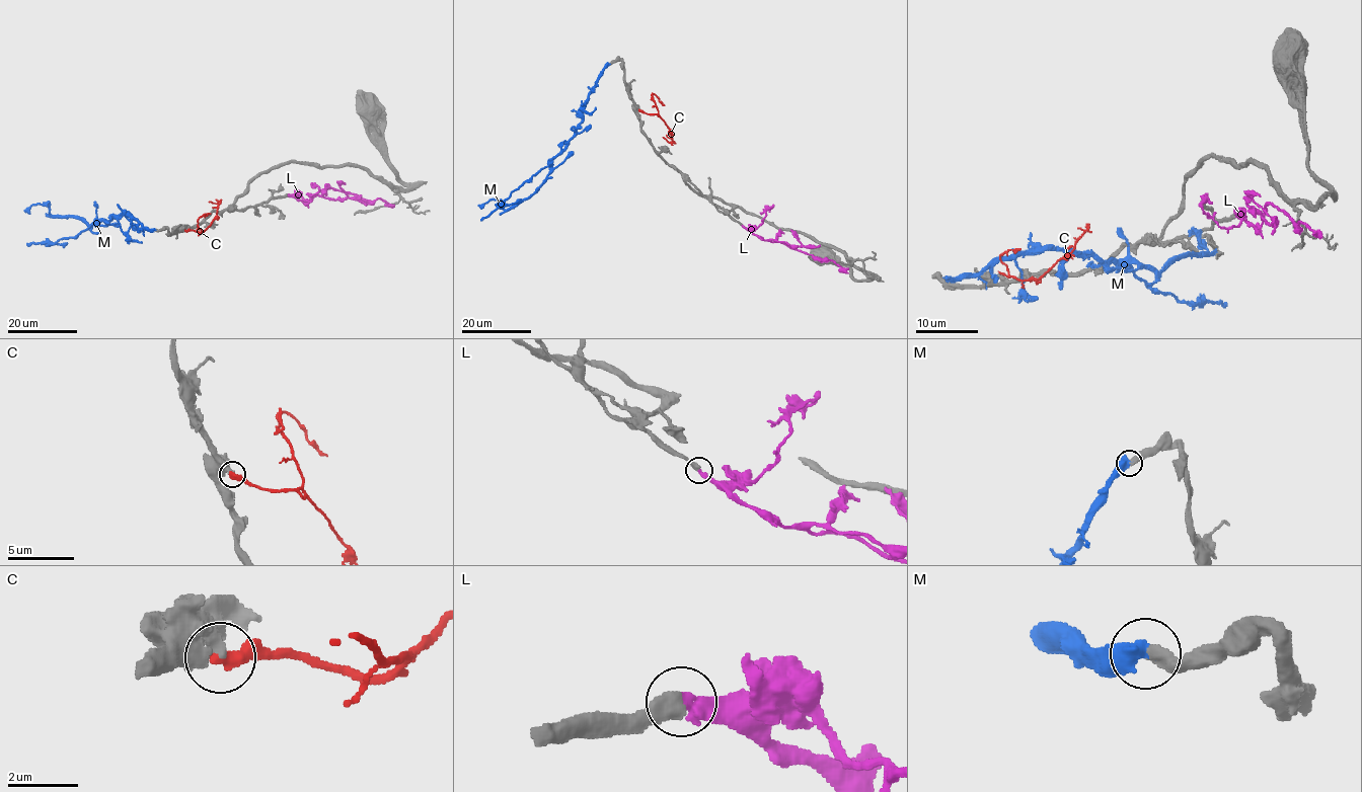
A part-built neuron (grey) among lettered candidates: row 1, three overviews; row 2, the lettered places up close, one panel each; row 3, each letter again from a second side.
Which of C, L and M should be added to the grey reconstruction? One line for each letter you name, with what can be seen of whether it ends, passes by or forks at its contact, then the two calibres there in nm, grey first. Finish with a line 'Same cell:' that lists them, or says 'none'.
L: it ends there; 460 nm thick on the grey side, 340 nm on the other
M: it ends there; 420 nm thick on the grey side, 650 nm on the other
Same cell: L, M

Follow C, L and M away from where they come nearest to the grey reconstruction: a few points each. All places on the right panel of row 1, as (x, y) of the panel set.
C: (1029, 280), (1037, 283), (1074, 248), (1075, 242), (1087, 231), (1077, 228)
L: (1235, 216), (1249, 225), (1259, 225), (1267, 205), (1273, 205), (1298, 226), (1299, 222), (1321, 237)
M: (947, 278), (1049, 249), (1162, 269), (1208, 251), (1189, 232), (1205, 248)

